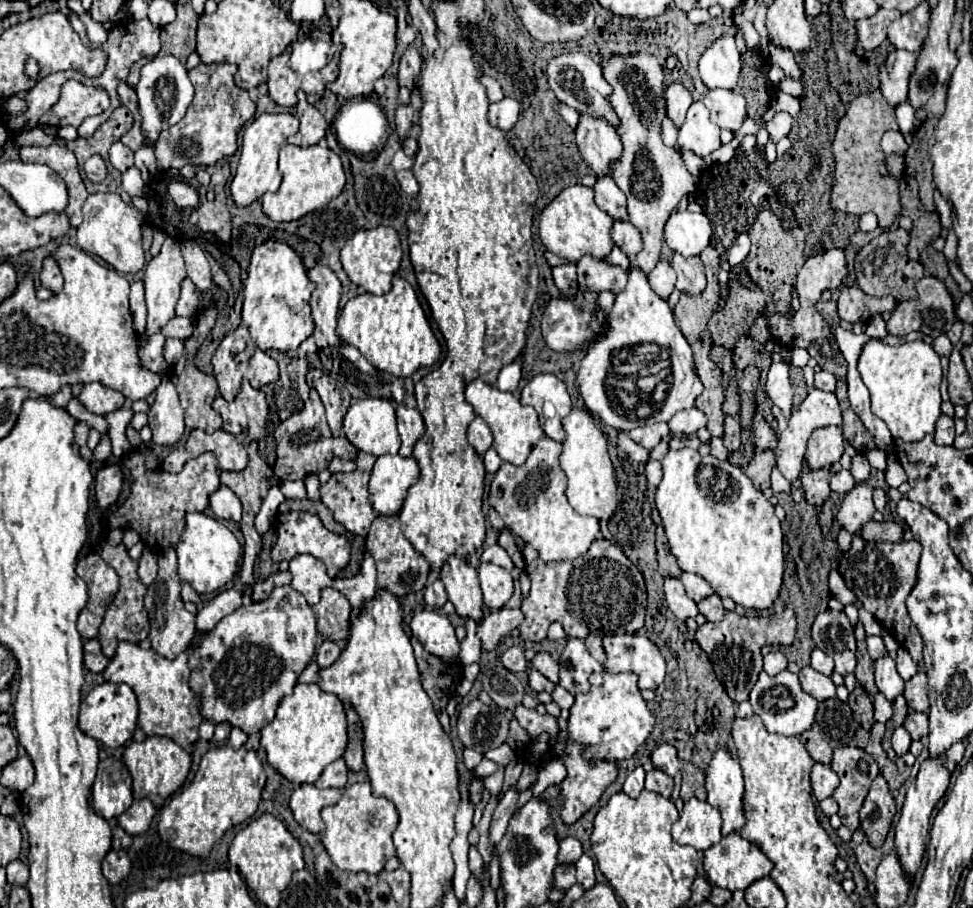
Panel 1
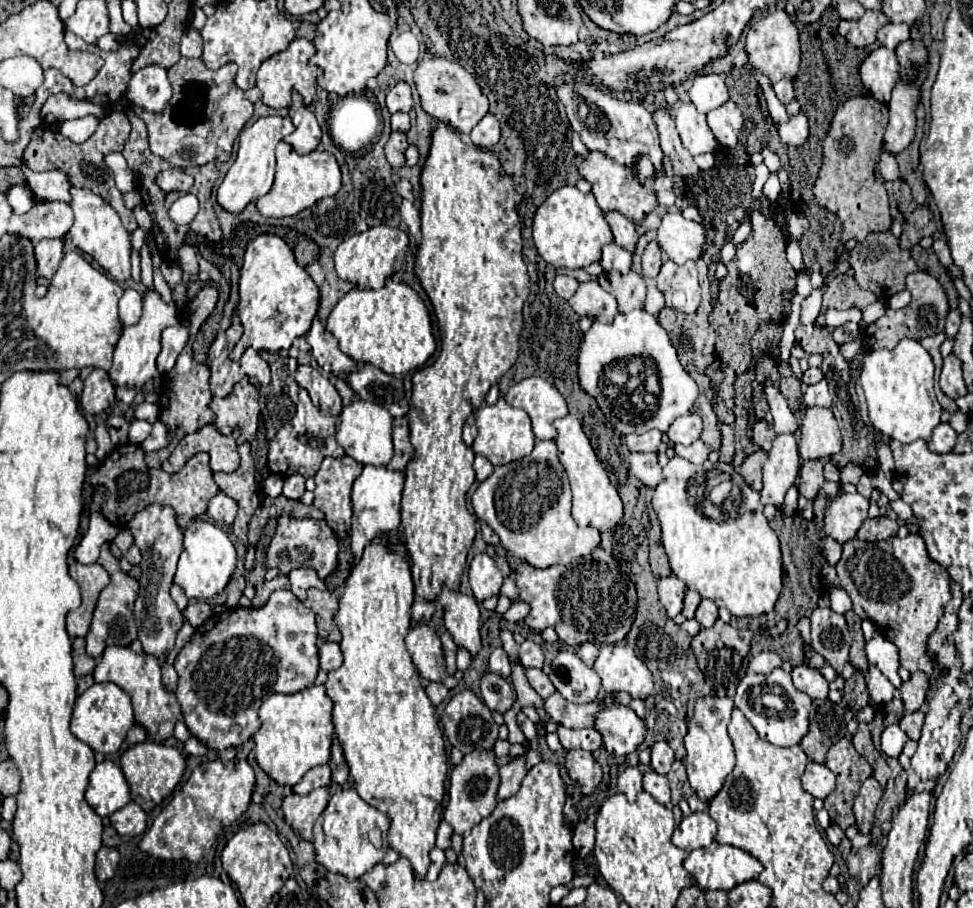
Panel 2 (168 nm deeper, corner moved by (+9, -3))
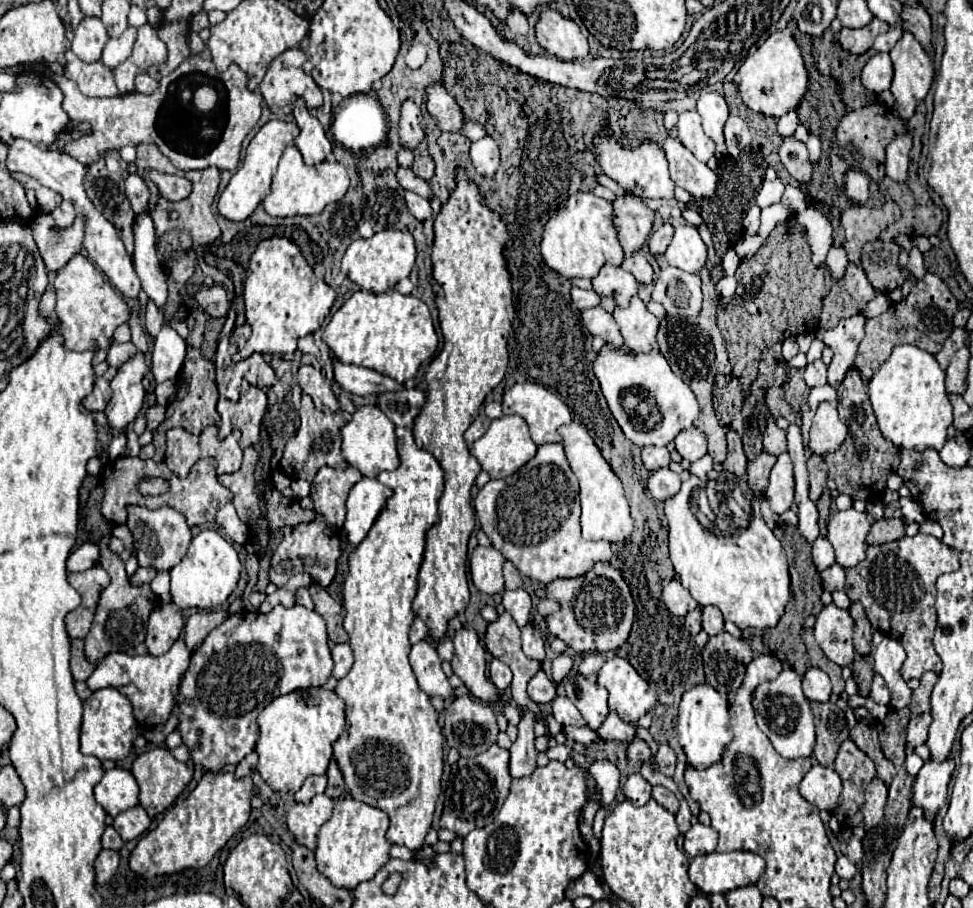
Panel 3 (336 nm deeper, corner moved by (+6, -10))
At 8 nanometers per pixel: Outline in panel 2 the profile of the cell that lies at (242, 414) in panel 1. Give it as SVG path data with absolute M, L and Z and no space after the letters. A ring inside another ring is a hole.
M248 377L234 386L230 396L213 397L210 409L216 416L214 425L220 433L230 435L234 429L240 429L238 445L255 438L260 417L259 391L249 383Z

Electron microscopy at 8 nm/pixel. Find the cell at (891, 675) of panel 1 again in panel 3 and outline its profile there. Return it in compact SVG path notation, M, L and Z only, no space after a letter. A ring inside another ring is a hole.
M875 675L873 677L873 687L871 687L871 699L879 705L889 705L889 691L887 691L887 685L883 681L881 675Z

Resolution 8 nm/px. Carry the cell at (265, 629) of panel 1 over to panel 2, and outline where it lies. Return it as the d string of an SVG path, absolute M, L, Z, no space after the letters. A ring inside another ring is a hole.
M290 590L272 592L268 602L260 608L228 608L196 628L192 640L174 660L174 668L178 672L176 698L182 706L184 722L192 736L200 738L208 748L218 752L230 746L242 746L260 728L258 710L264 696L274 692L294 694L312 684L318 674L316 640L318 634L314 612L306 608Z

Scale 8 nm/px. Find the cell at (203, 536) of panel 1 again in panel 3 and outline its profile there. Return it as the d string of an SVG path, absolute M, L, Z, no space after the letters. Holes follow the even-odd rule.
M217 529L201 531L191 539L191 545L181 563L177 563L171 569L171 599L179 609L219 607L237 587L239 575L241 575L241 561L237 551L219 535Z

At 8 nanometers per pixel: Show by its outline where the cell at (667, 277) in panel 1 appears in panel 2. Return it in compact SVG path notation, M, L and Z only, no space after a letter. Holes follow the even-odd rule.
M650 242L648 248L642 254L642 274L646 278L656 278L660 272L662 260L660 260L660 248L656 242Z

